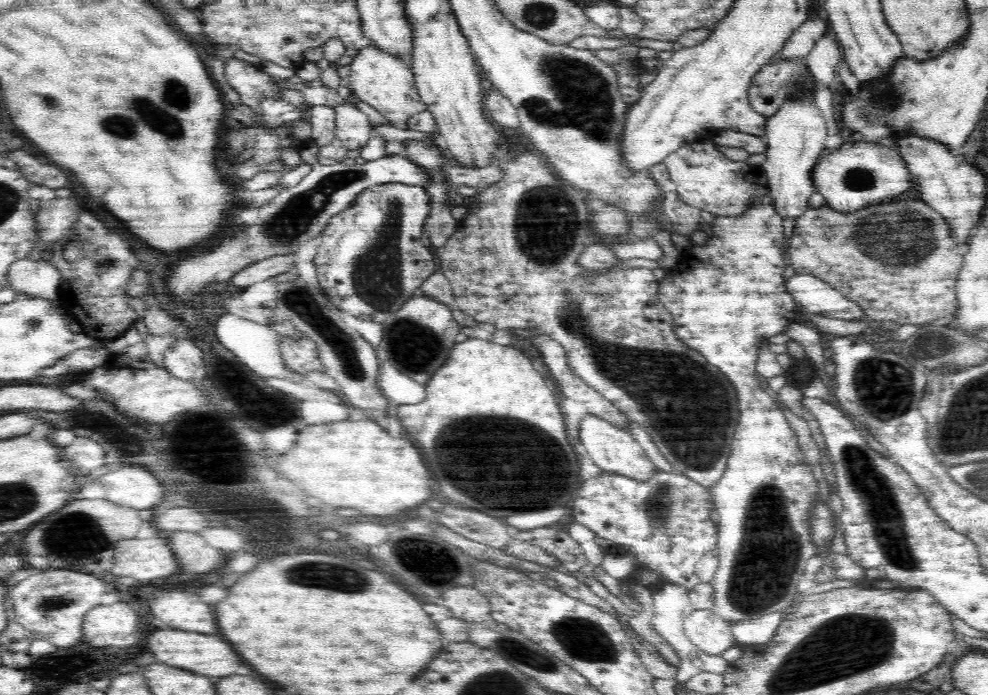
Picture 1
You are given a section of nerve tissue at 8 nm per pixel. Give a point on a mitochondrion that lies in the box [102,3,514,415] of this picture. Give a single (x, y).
(377, 273)

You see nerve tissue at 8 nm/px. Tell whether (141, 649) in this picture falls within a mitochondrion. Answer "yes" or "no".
no

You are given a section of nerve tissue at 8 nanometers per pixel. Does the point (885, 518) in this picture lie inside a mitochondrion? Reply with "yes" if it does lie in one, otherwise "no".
yes

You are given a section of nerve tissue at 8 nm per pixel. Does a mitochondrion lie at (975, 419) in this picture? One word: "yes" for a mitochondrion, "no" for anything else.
yes

